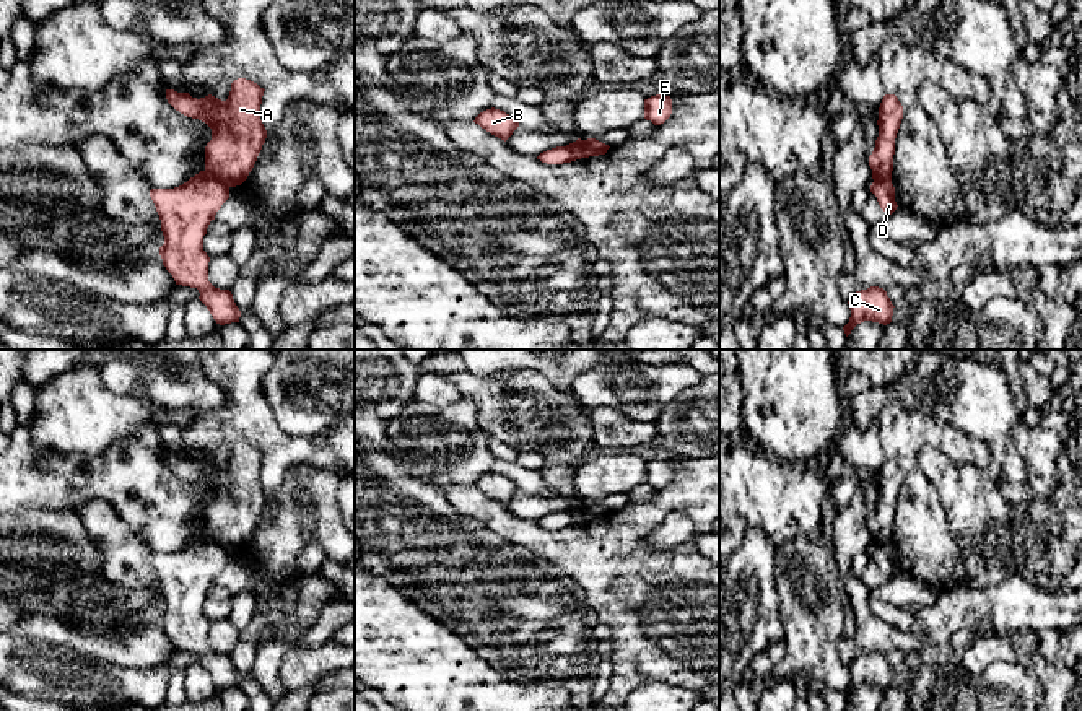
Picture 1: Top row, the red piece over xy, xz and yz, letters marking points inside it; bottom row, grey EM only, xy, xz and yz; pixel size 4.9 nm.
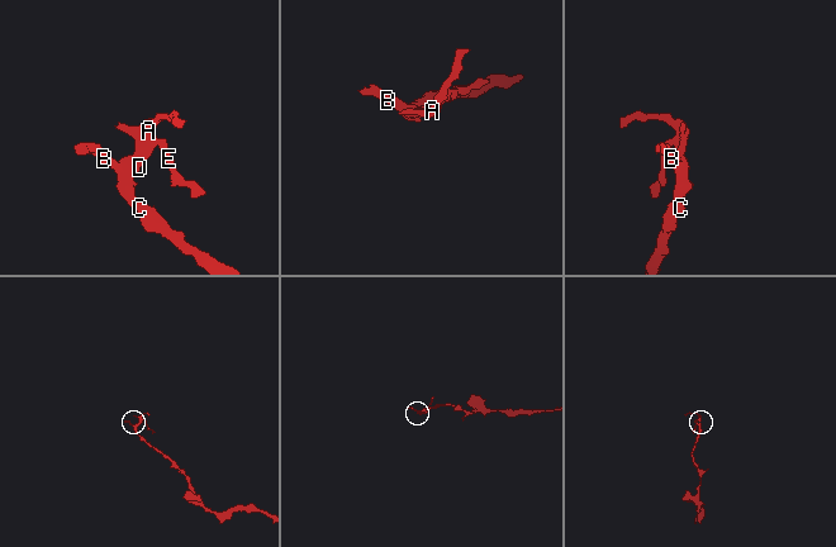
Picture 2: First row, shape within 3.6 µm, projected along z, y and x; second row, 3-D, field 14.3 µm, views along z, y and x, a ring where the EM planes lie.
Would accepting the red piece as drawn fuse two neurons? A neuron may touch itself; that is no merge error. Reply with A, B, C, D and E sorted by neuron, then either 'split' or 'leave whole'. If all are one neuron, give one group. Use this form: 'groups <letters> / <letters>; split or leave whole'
groups A E / B C D; split

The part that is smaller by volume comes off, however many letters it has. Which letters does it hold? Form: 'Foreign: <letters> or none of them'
Foreign: A, E

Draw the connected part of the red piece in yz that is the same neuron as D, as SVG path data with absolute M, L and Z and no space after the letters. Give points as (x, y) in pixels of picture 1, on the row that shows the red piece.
M892 179L874 181L870 192L877 197L877 202L883 212L892 215L897 210L898 205L895 202L895 187Z

